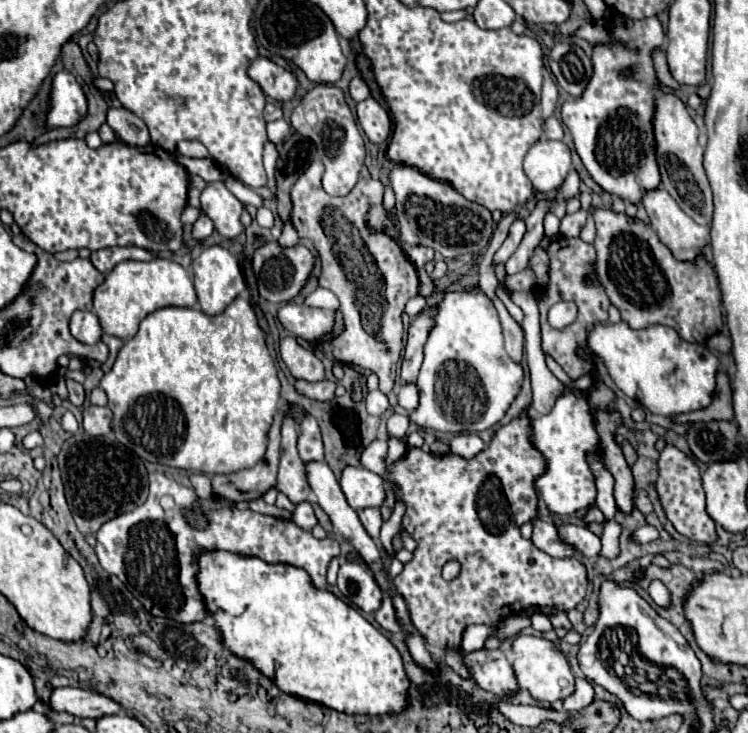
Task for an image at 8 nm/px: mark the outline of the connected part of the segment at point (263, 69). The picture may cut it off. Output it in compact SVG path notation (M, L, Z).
M256 58L250 64L248 74L252 80L256 80L260 84L262 92L266 96L274 98L276 102L288 102L288 100L296 98L296 90L298 90L296 76L290 70L274 64L272 60Z

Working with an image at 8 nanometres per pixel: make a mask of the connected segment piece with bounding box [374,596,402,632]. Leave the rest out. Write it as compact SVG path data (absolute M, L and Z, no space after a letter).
M388 596L382 600L382 606L376 610L374 618L388 632L400 632L402 630L400 622L396 620L396 612L394 612L394 606L392 606L392 598L388 598Z

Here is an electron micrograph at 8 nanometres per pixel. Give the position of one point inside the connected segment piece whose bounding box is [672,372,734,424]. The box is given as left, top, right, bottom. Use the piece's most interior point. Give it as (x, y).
(721, 408)

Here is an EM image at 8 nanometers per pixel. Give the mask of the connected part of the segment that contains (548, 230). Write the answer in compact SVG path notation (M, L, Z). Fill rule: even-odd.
M548 212L544 216L544 234L548 238L556 238L558 236L558 228L560 228L560 220L552 212Z

